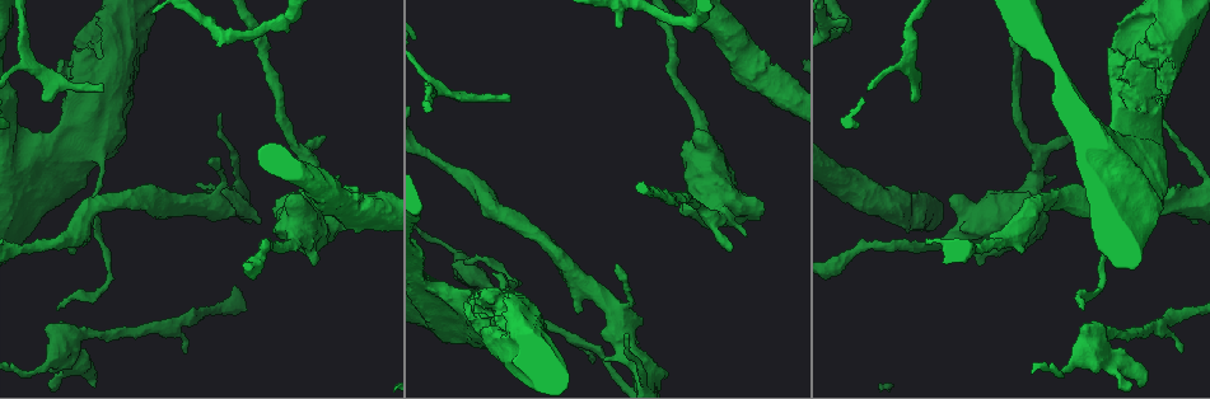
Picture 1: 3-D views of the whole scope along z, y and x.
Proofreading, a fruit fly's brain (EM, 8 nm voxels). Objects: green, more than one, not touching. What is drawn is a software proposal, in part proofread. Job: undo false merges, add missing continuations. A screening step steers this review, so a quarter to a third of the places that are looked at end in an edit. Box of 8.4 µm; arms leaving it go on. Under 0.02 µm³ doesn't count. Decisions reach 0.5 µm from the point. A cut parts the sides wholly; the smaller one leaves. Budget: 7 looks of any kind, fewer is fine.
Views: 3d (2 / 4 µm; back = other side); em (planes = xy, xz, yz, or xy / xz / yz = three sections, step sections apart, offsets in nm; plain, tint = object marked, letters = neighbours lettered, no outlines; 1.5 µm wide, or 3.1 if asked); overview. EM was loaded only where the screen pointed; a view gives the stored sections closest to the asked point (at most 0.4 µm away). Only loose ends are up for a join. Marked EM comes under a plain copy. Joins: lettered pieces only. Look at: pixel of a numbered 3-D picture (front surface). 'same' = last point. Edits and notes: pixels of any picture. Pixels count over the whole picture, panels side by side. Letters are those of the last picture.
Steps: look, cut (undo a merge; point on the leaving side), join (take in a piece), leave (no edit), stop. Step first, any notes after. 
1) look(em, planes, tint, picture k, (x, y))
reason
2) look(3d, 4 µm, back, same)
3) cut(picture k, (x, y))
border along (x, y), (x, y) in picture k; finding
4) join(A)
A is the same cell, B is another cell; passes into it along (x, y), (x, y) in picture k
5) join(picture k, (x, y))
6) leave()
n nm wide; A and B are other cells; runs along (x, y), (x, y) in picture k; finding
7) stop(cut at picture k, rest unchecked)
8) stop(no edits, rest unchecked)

look(em, yz, step 4, tint, picture 1, (981, 264))
stops while still wide

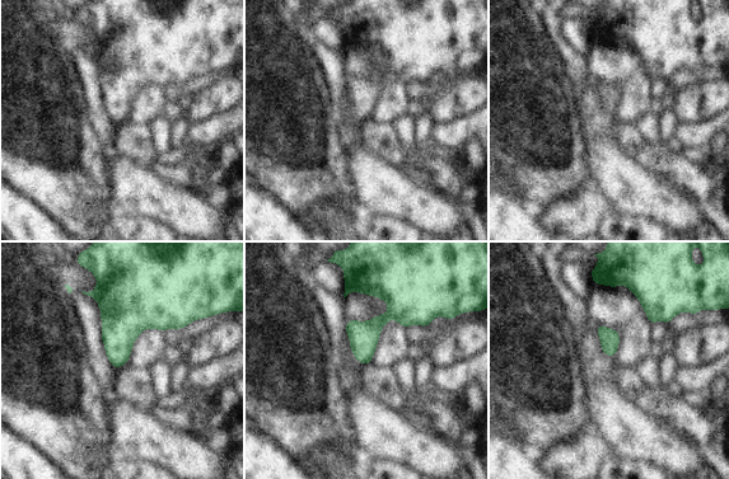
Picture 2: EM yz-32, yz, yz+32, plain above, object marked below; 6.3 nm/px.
look(em, planes, letters, same)

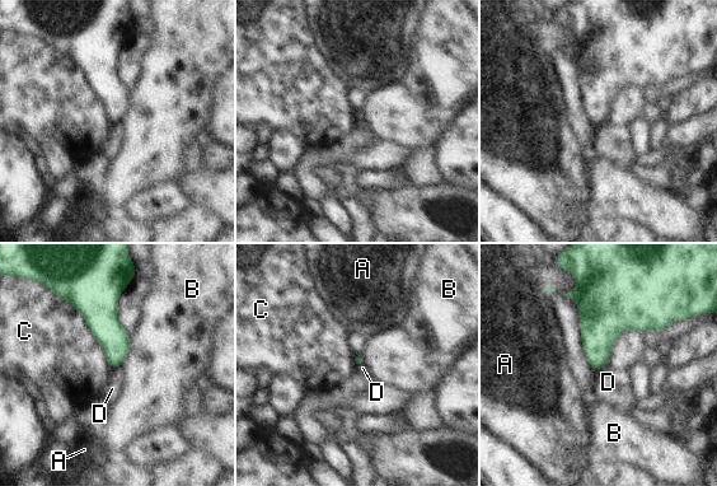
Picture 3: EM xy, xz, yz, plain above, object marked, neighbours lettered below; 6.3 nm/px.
leave()
C touches over 550 nm; A, B, C and D are other cells; none of them fits

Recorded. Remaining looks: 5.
look(em, yz, step 4, letters, picture 1, (616, 264))
an open end

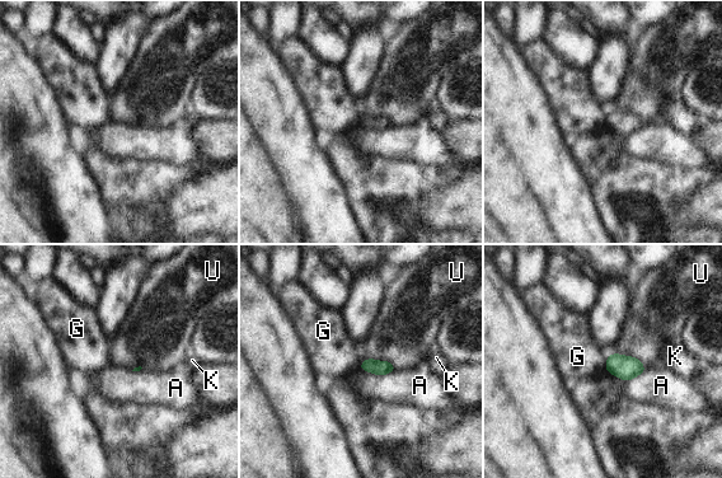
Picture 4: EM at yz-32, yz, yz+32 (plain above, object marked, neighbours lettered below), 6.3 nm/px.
leave()
A touches over 240 nm; A, G, K and U are other cells; no lettered piece goes on from it

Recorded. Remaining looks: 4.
look(em, planes, tint, picture 1, (617, 23))
branch stops here

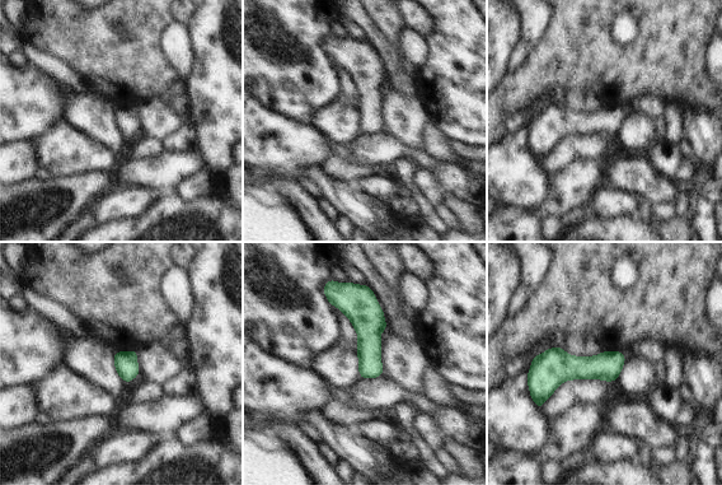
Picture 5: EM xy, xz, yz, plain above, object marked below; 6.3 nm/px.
look(em, planes, letters, same)
see the neighbours

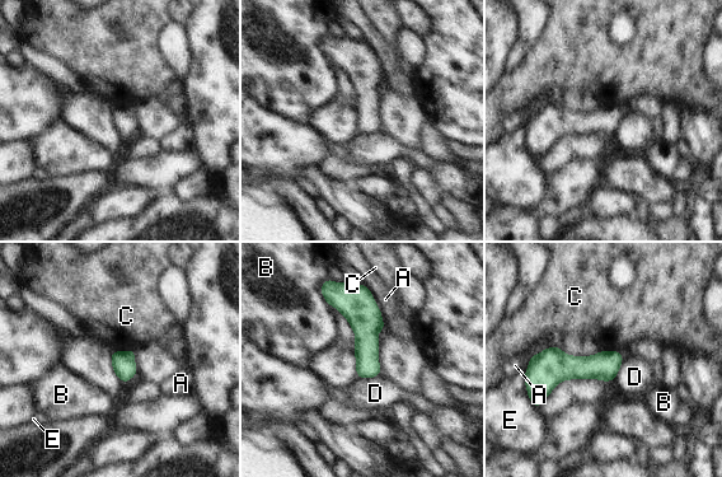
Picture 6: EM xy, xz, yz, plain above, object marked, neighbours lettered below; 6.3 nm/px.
leave()
A touches over 280 nm; A, B, C, D and E are other cells; none of them fits

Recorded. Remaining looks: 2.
stop(no edits, rest unchecked)

